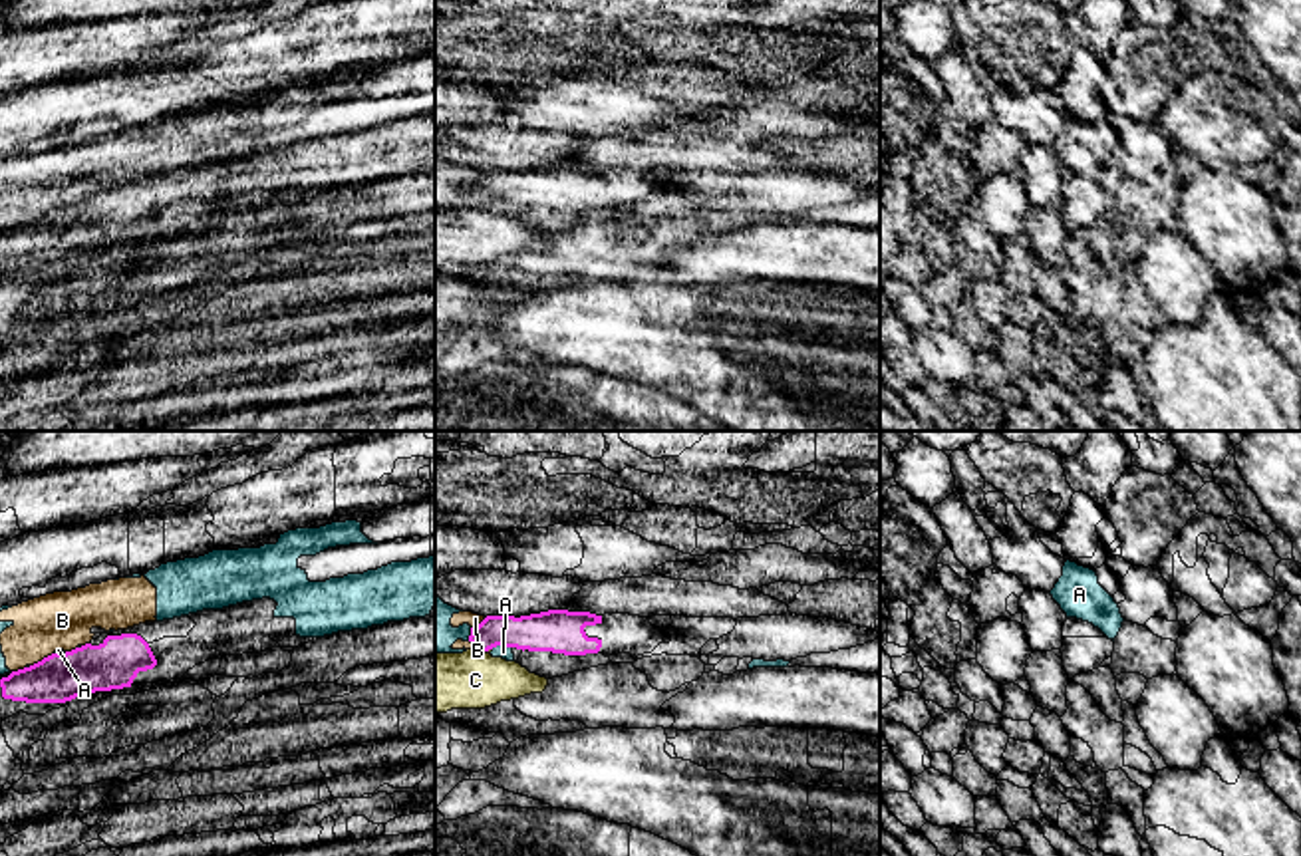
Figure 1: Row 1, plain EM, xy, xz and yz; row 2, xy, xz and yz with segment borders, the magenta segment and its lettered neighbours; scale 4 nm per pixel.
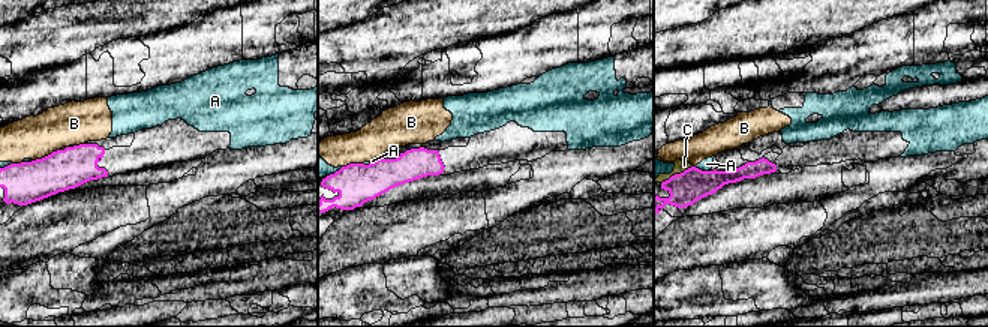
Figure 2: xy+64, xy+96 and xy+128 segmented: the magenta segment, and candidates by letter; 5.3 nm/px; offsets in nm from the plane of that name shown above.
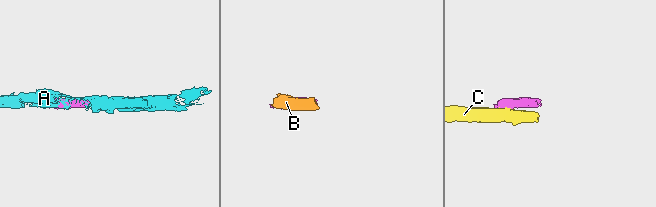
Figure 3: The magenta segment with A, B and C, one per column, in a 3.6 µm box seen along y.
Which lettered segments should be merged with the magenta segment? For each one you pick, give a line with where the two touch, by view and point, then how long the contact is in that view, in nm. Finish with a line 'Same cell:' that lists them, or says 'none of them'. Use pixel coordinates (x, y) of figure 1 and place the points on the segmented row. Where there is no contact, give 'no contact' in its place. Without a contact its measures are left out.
Same cell: none of them

